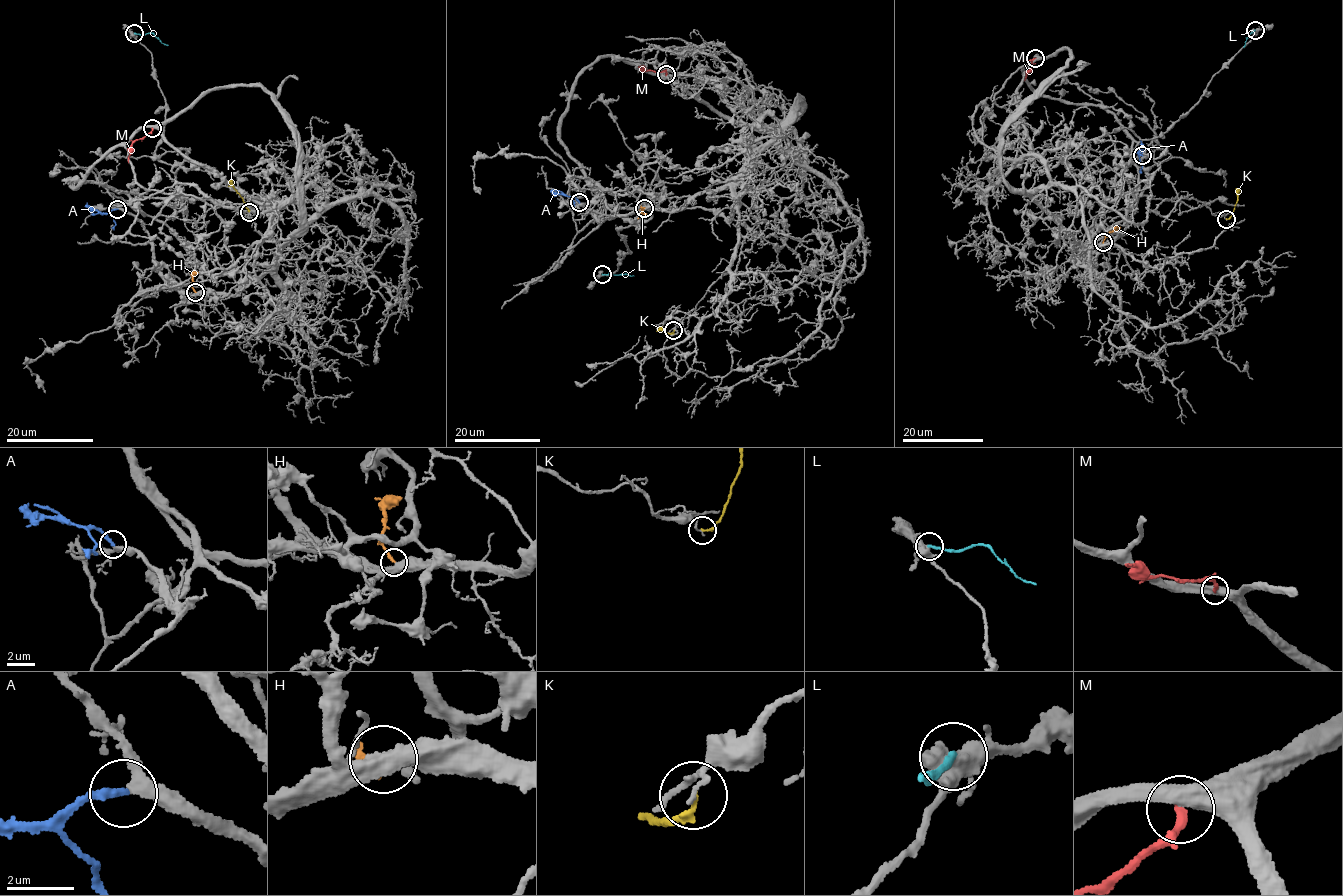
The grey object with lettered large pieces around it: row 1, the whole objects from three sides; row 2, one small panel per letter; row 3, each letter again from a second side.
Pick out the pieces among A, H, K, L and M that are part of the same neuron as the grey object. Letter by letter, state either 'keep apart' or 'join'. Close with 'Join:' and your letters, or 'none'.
A: join
H: join
K: keep apart
L: keep apart
M: keep apart
Join: A, H

